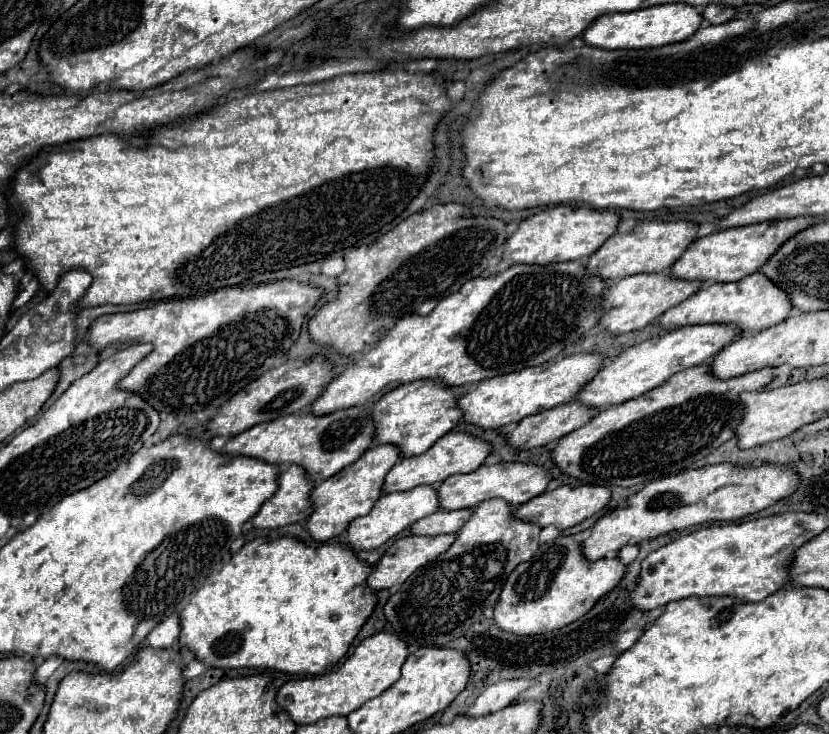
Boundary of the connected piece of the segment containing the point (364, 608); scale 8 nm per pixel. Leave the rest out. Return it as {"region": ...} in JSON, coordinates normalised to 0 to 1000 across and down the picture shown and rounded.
{"region":[[[352,730],[333,736],[306,733],[268,777],[256,779],[217,834],[215,875],[256,910],[311,910],[367,921],[400,916],[454,826],[454,809],[441,801],[441,785],[446,779],[449,774],[444,768],[410,741],[386,741],[379,747]]]}

